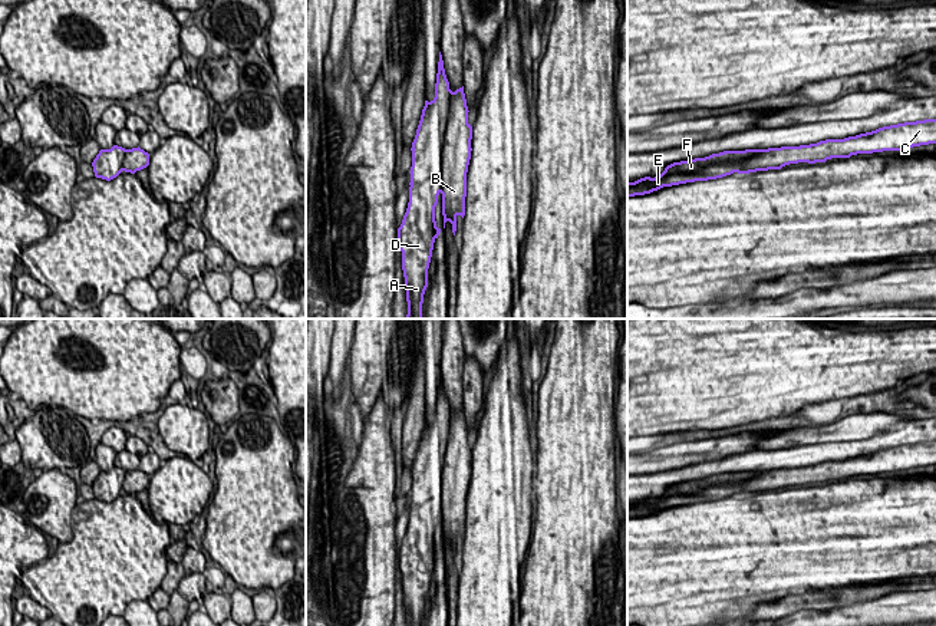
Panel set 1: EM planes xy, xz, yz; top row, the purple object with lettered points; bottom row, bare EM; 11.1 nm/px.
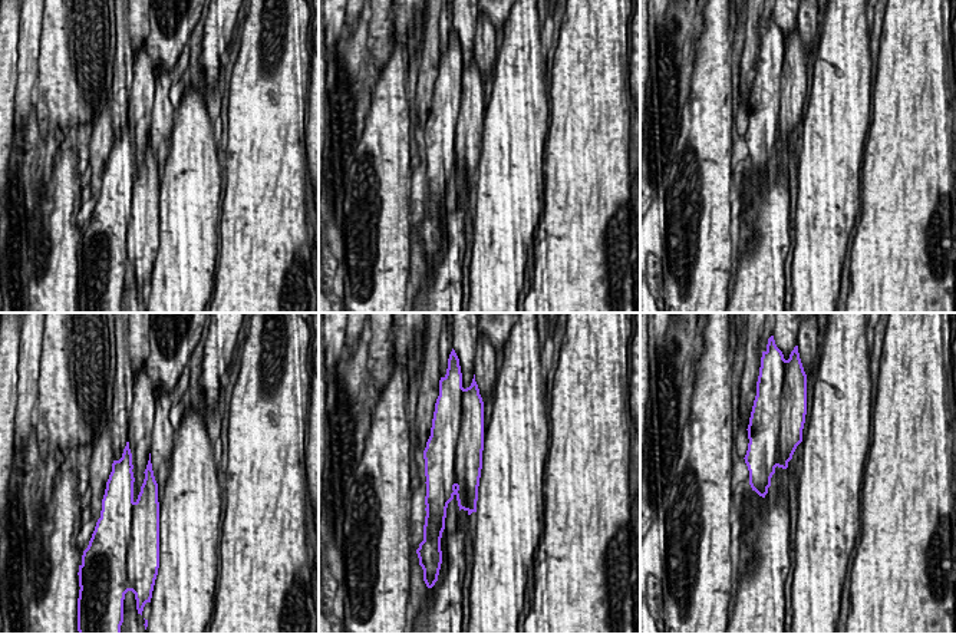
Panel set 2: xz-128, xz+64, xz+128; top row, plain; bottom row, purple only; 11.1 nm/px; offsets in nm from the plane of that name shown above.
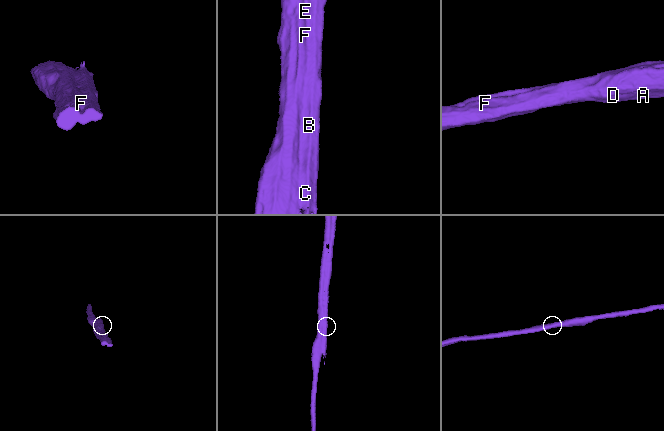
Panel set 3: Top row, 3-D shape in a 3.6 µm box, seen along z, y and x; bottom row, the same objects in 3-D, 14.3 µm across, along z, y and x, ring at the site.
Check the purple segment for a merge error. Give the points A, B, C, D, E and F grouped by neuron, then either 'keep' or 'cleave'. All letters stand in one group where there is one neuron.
groups A D F / B C E; cleave

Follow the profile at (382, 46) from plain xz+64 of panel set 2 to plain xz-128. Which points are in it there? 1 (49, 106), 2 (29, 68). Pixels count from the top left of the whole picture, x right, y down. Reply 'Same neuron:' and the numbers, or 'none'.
Same neuron: 1

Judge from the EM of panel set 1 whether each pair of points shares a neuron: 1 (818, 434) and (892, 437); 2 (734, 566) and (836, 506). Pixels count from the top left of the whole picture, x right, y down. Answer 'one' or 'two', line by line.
1: two
2: one

